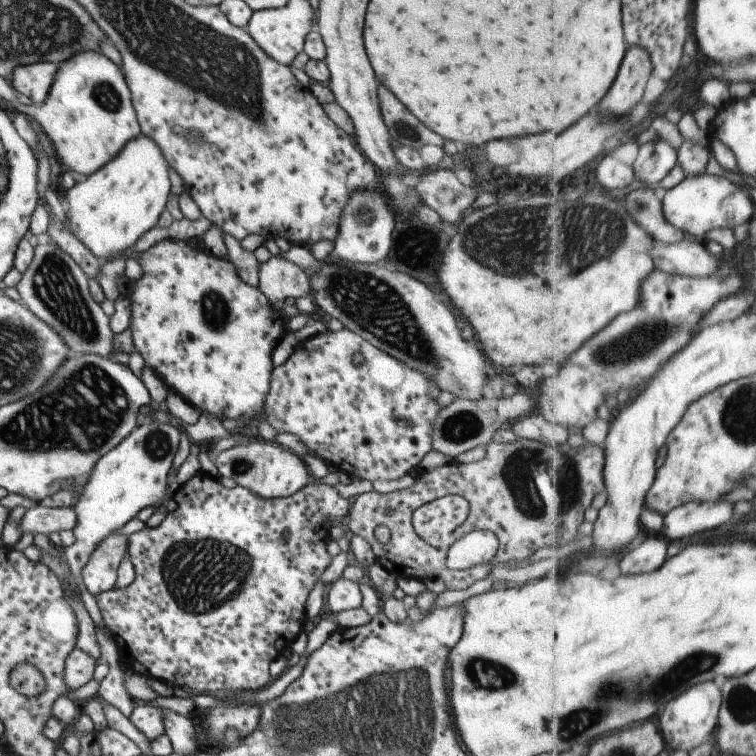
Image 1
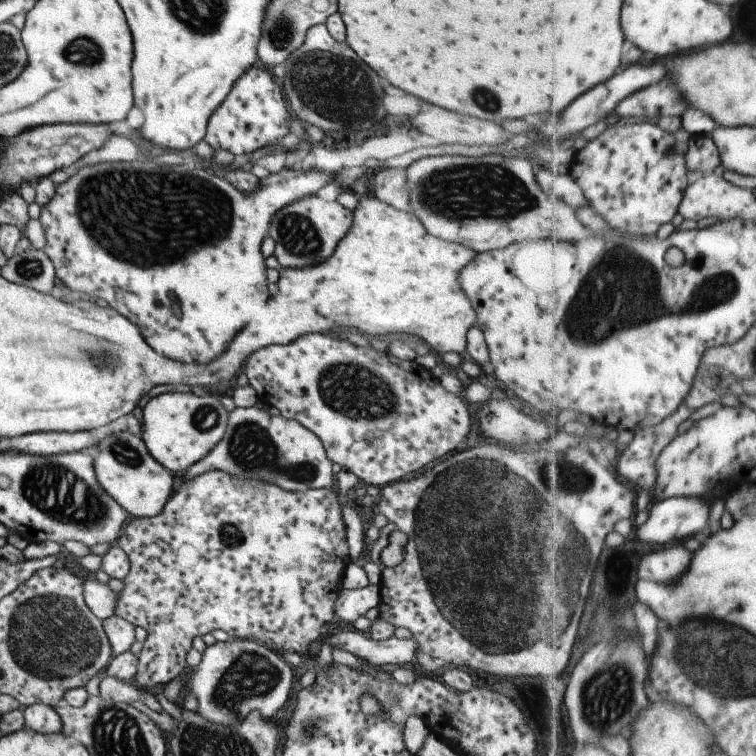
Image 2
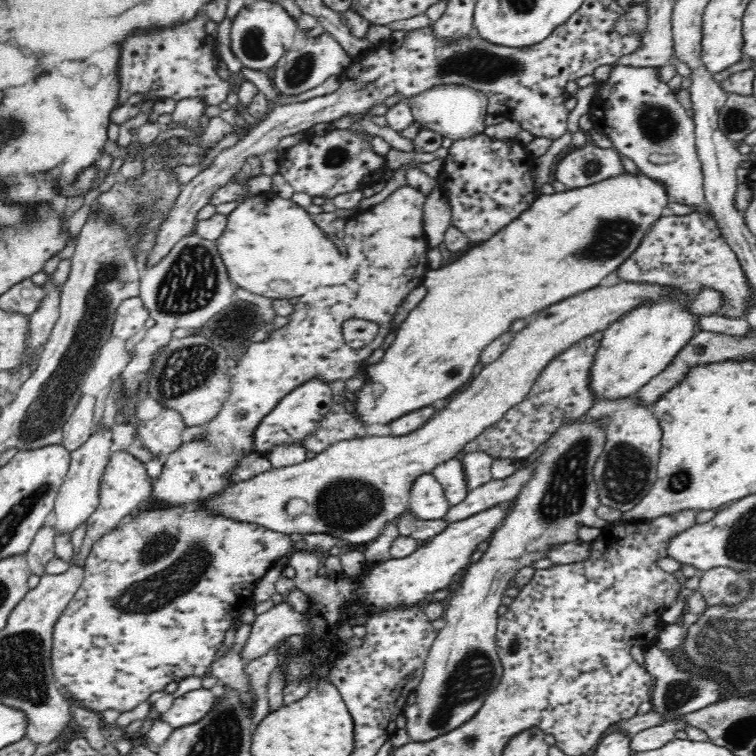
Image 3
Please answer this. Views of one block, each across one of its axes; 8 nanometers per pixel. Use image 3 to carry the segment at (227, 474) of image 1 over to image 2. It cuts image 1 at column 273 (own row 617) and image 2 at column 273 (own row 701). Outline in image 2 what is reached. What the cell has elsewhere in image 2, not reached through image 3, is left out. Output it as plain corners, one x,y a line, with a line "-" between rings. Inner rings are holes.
247,406
247,408
235,407
228,413
227,428
221,437
221,440
206,454
199,462
191,464
186,472
177,478
180,484
193,478
201,472
207,470
221,470
227,472
229,476
239,476
239,478
256,478
259,482
273,483
279,486
281,490
290,492
307,492
313,488
332,488
336,493
335,474
331,470
331,461
325,456
325,450
321,440
303,428
295,420
287,420
281,414
271,416
263,410
263,407

